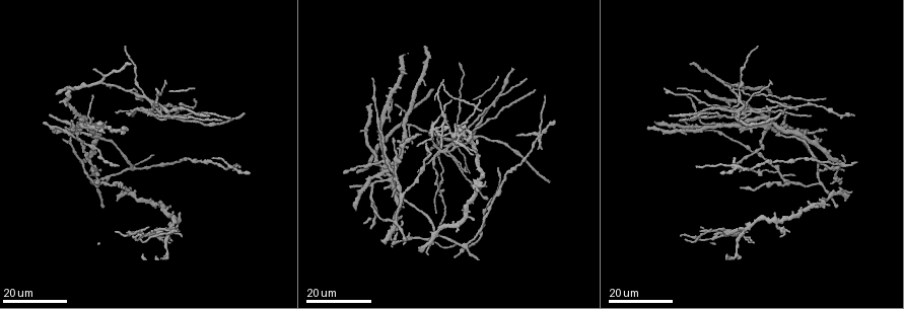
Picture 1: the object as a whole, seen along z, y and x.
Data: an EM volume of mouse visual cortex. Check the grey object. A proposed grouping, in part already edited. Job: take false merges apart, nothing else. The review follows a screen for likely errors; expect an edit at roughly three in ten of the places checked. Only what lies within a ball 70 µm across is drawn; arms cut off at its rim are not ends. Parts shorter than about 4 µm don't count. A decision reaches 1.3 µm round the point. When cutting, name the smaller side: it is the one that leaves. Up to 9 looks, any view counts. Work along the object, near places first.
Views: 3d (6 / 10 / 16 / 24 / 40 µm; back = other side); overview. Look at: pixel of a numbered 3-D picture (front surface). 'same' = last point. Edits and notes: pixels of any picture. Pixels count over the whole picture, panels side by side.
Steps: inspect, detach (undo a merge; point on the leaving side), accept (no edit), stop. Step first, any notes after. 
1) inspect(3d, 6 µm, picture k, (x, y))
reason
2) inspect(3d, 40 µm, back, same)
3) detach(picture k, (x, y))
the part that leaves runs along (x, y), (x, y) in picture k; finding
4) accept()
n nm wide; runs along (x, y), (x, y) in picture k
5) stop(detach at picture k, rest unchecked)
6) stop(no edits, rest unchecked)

inspect(3d, 16 µm, picture 1, (381, 177))

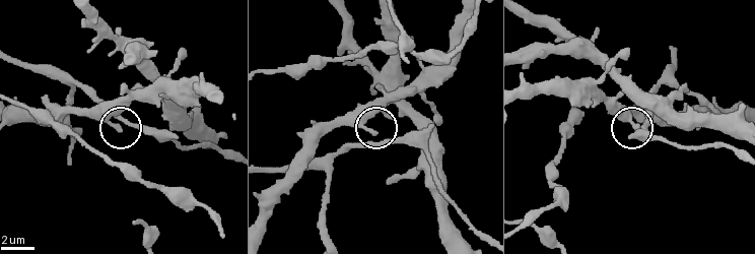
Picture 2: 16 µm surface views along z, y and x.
inspect(3d, 10 µm, picture 2, (116, 127))

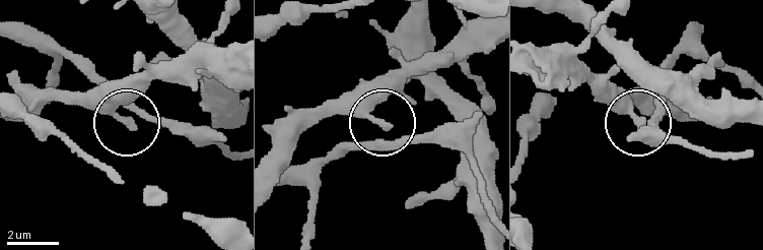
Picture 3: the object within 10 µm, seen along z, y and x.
accept()
190 nm wide; runs along (309, 191), (323, 167), (374, 145), (384, 125), (464, 134) in picture 3; continuous, no second cell

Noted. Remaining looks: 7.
inspect(3d, 16 µm, picture 1, (780, 123))

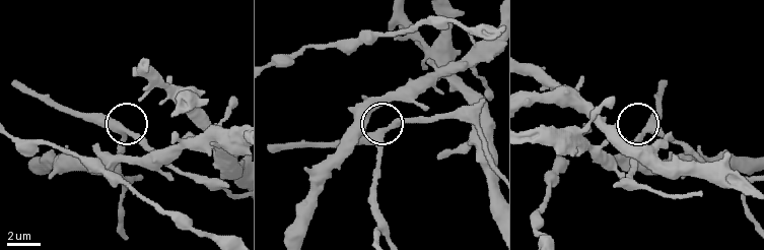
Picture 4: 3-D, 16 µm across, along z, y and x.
inspect(3d, 10 µm, picture 4, (372, 135))

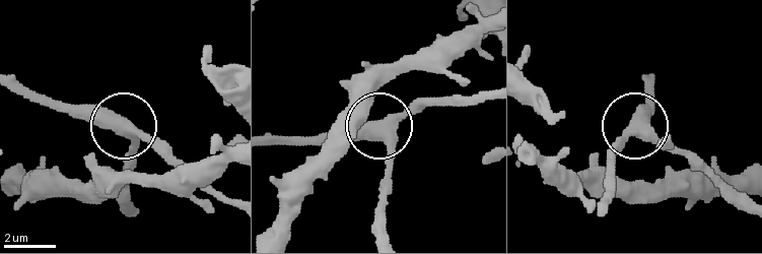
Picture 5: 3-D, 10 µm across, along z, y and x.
accept()
410 nm wide; all the same cell

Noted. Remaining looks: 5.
inspect(3d, 24 µm, picture 1, (390, 110))
small branch off a trunk

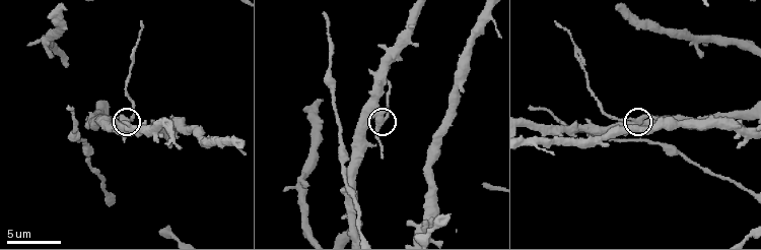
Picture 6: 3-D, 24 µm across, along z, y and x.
inspect(3d, 10 µm, picture 6, (633, 123))

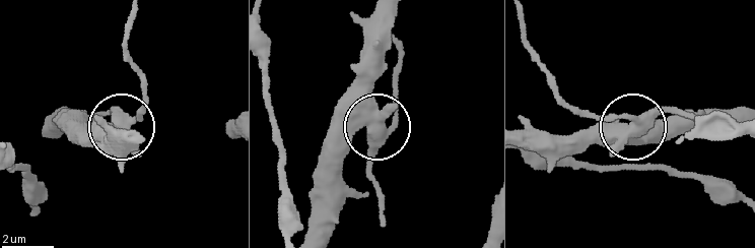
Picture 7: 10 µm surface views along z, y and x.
detach(picture 7, (367, 157))
450 nm wide; two cells meet here

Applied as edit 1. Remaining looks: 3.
inspect(overview)
see it whole again

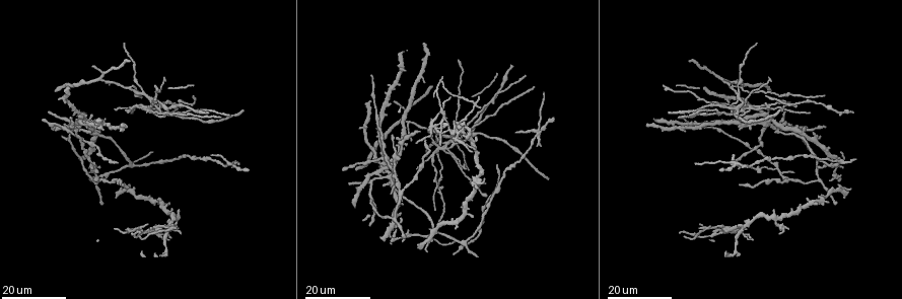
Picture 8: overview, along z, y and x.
inspect(3d, 16 µm, picture 8, (106, 81))
three arms meet

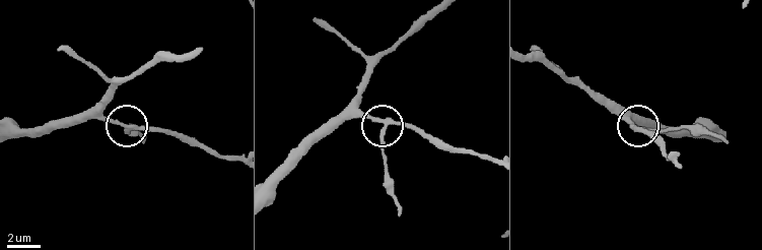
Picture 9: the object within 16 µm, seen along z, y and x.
inspect(3d, 6 µm, picture 9, (382, 127))

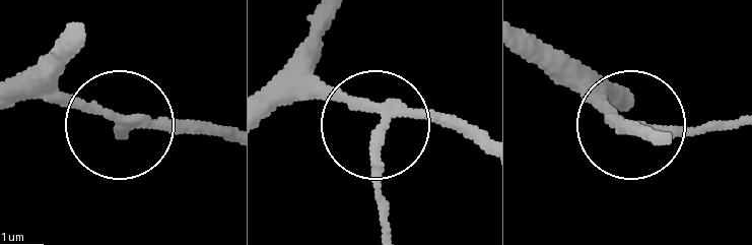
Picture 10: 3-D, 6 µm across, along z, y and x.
detach(picture 10, (378, 181))
230 nm wide; the part that leaves runs along (386, 121), (374, 162), (386, 227) in picture 10; two cells meet here

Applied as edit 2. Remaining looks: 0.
stop(detach at picture 7, detach at picture 10, rest unchecked)

